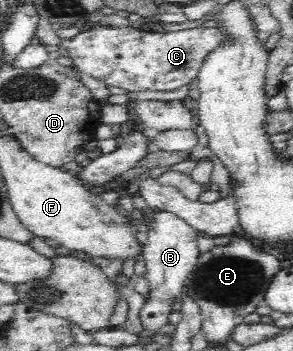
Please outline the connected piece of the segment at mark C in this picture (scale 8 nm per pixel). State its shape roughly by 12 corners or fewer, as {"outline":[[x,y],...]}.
{"outline":[[97,25],[63,37],[77,72],[173,91],[223,37]]}

